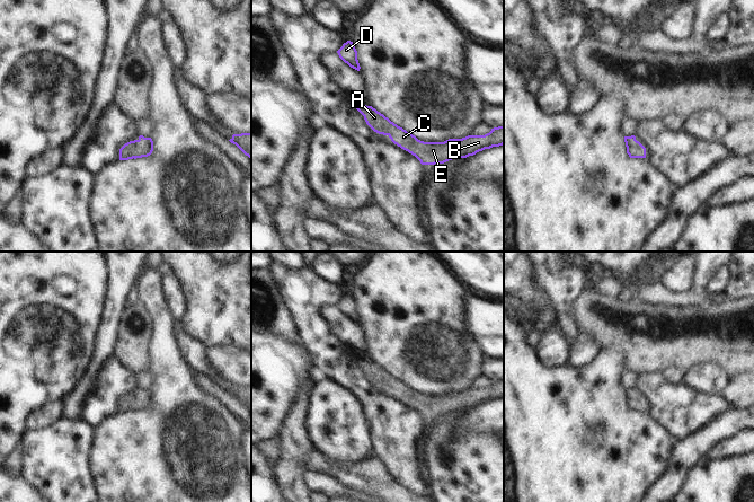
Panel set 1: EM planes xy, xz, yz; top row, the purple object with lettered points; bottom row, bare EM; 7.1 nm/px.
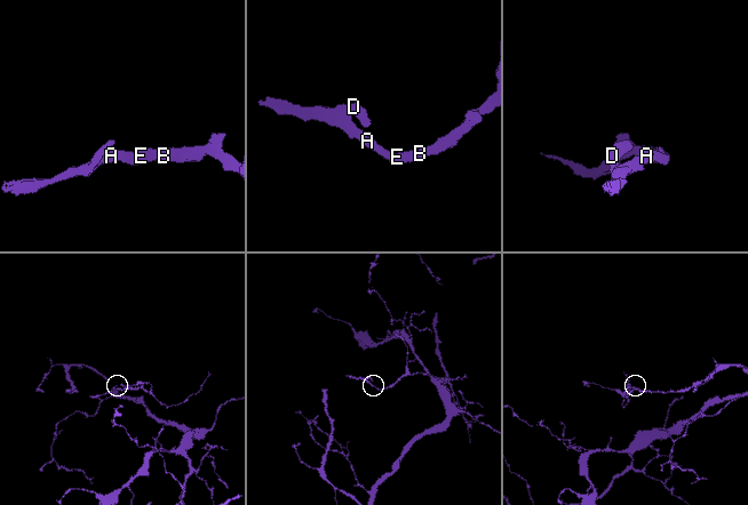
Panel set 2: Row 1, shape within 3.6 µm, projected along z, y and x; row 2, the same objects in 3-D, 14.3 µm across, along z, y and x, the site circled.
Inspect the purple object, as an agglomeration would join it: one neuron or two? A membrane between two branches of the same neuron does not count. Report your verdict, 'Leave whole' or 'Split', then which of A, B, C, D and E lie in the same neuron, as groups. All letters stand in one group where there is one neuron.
Leave whole. Groups: A B C D E.

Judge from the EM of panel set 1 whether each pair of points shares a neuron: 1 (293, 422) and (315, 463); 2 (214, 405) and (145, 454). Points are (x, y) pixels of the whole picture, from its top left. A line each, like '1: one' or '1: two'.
1: two
2: one

